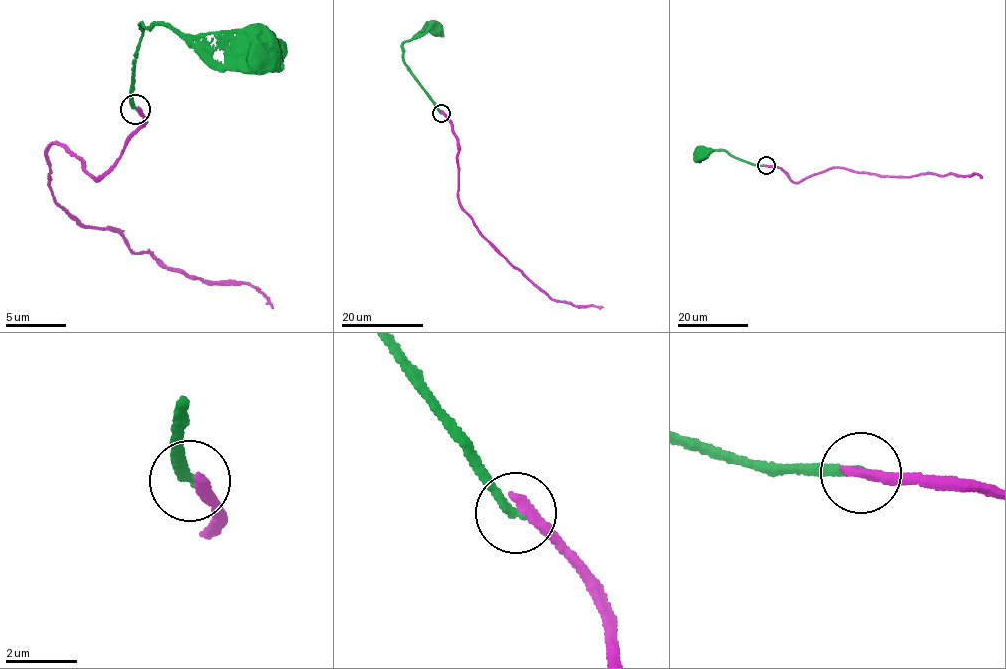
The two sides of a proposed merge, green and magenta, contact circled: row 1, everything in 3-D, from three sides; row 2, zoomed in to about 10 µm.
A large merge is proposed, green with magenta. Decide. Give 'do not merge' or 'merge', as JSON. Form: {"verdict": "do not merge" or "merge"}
{"verdict": "do not merge"}

